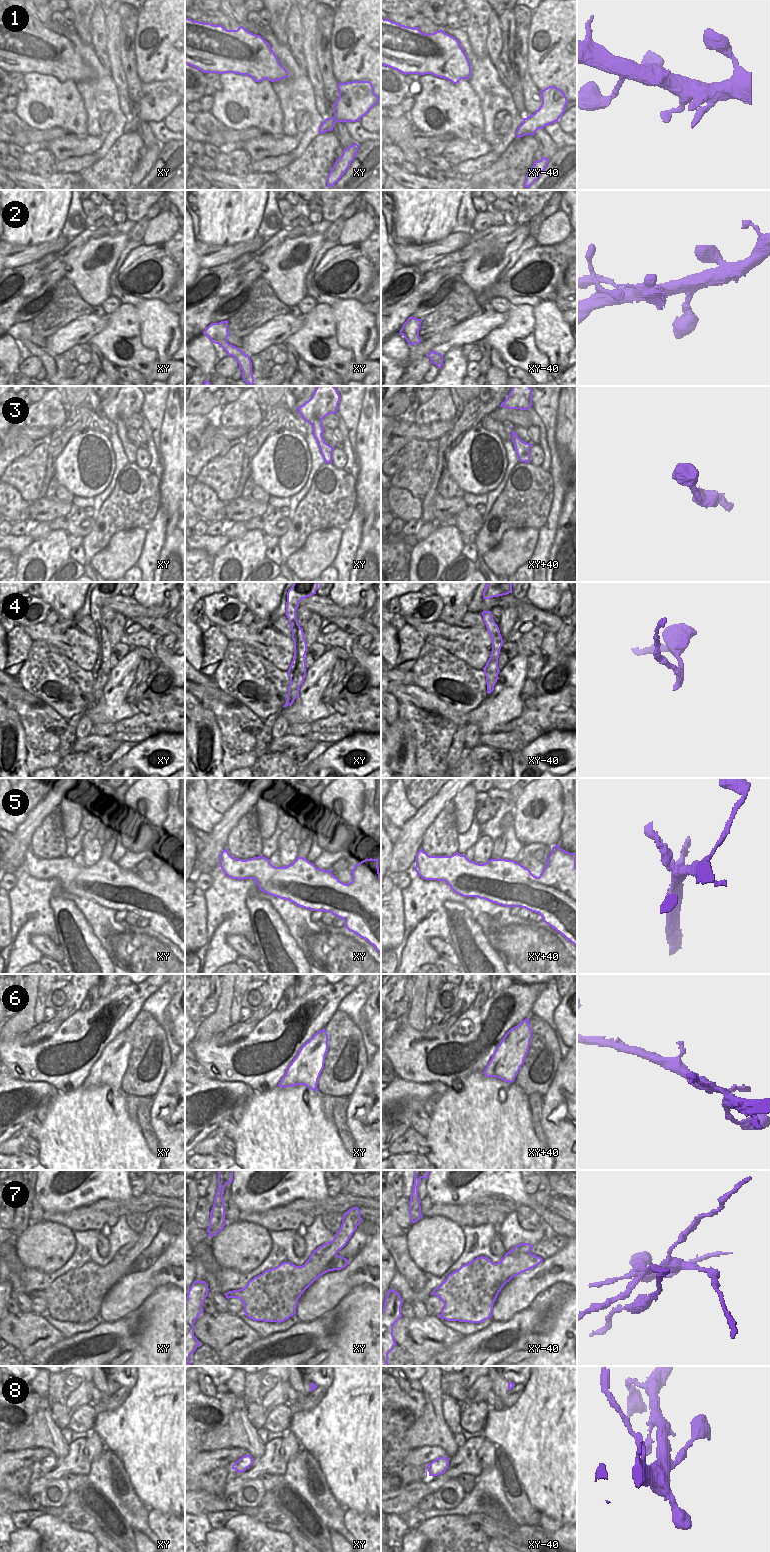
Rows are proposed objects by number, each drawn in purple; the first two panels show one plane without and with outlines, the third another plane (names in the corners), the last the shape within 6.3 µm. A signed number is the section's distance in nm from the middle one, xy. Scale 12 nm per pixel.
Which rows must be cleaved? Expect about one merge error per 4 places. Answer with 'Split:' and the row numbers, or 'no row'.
Split: 4, 7

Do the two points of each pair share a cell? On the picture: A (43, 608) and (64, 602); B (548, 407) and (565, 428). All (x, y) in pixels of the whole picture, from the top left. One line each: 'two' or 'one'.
A: two
B: two

